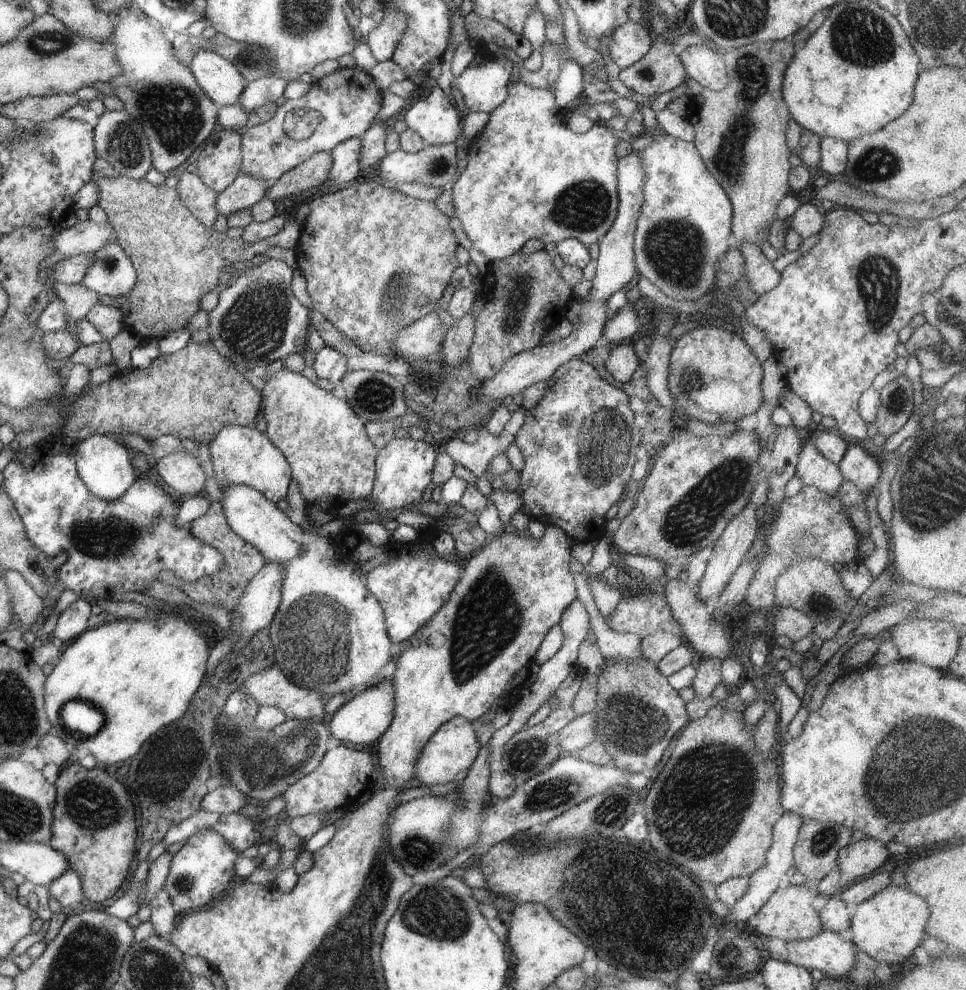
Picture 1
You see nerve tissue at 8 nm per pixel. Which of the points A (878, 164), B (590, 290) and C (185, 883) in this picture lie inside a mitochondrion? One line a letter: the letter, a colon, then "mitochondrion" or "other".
A: mitochondrion
B: other
C: mitochondrion

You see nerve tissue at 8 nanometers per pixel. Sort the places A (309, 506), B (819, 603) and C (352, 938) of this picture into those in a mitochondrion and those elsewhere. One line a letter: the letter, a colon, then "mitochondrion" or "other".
A: other
B: mitochondrion
C: mitochondrion

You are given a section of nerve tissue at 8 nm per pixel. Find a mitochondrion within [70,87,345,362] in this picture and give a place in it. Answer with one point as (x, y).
(126, 145)

